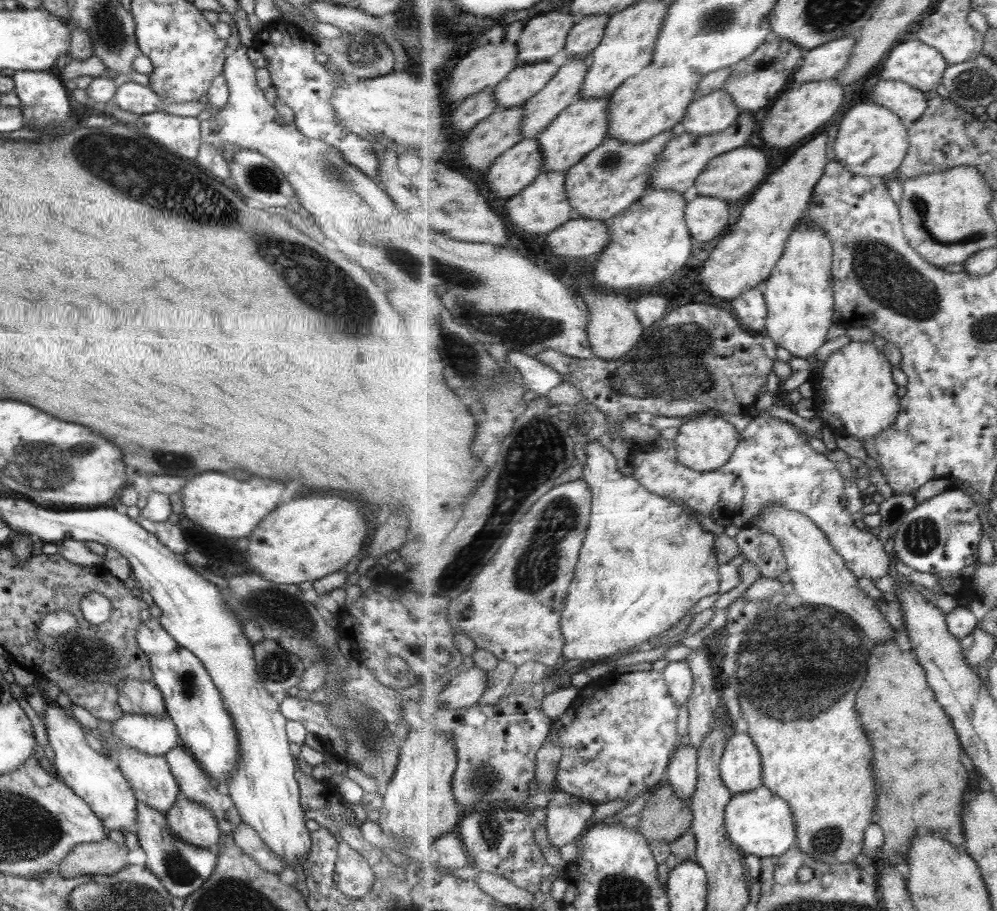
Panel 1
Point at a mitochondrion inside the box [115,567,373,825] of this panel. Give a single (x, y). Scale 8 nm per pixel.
(274, 606)

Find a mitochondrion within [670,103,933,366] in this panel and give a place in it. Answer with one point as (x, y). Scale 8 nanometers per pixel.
(917, 200)

